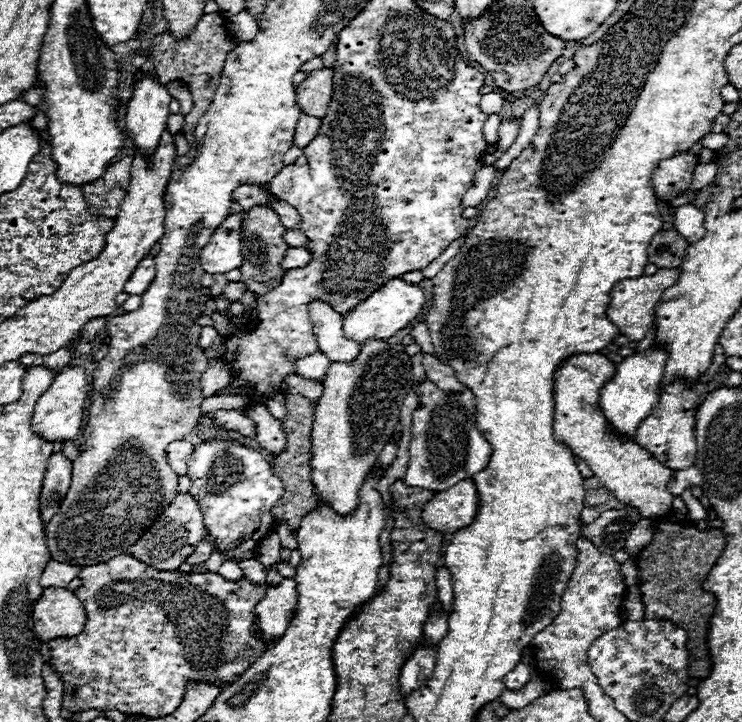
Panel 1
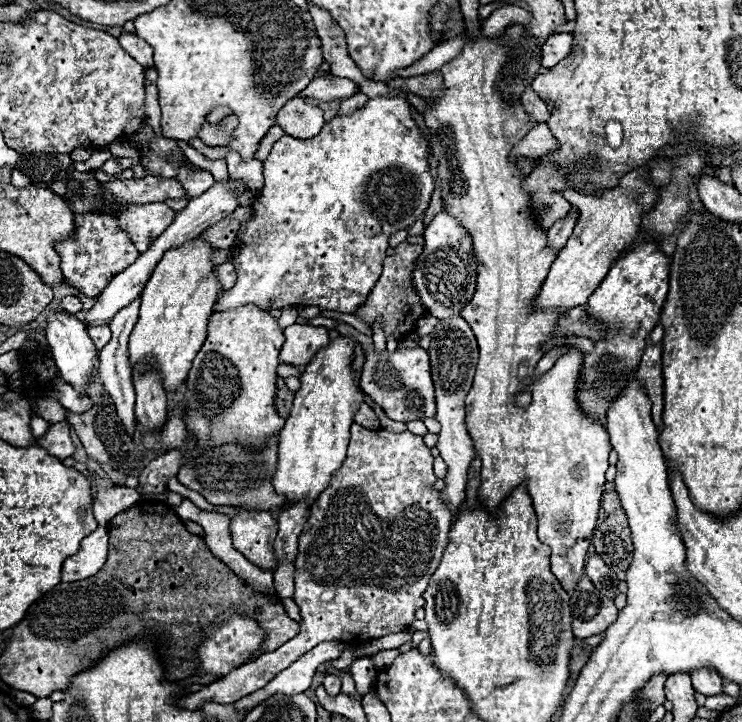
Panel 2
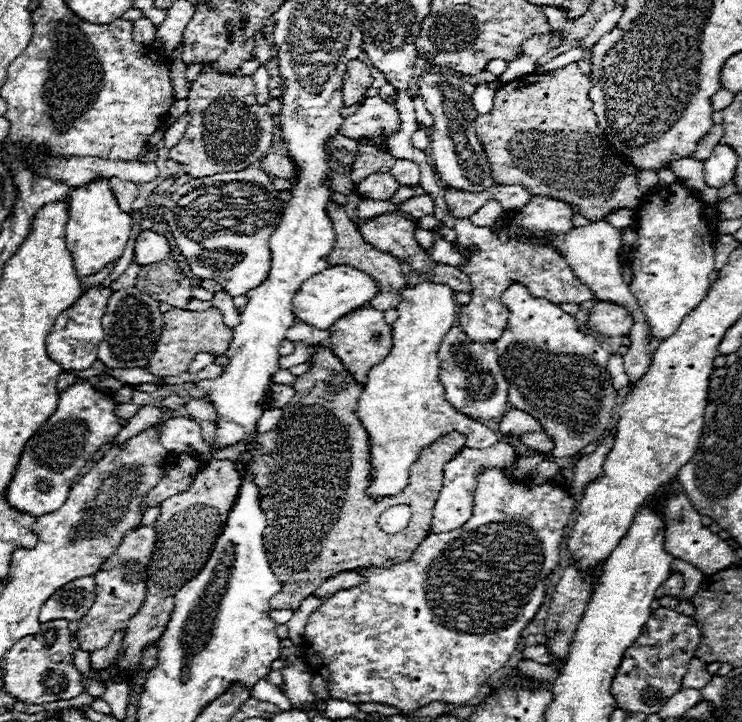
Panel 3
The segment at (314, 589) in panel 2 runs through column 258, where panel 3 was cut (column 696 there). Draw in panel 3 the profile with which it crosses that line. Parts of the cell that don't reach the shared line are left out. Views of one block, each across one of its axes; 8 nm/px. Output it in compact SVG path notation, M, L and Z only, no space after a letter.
M694 656L682 678L682 688L704 688L704 684L708 684L710 678L712 674L706 670L706 664Z

